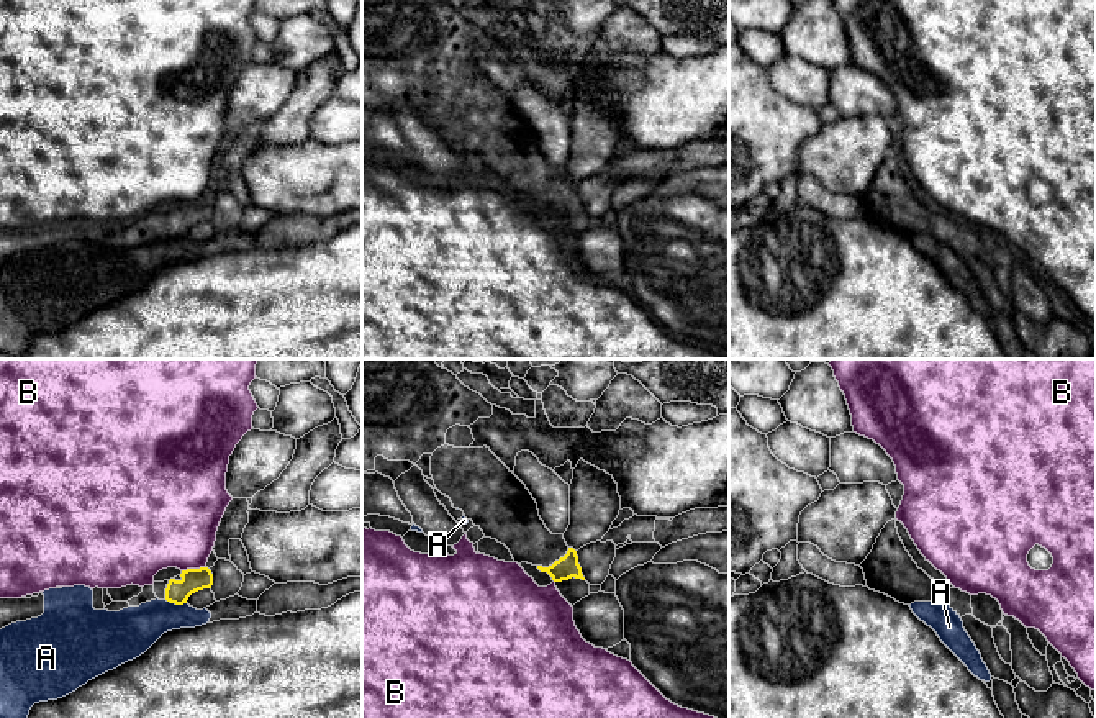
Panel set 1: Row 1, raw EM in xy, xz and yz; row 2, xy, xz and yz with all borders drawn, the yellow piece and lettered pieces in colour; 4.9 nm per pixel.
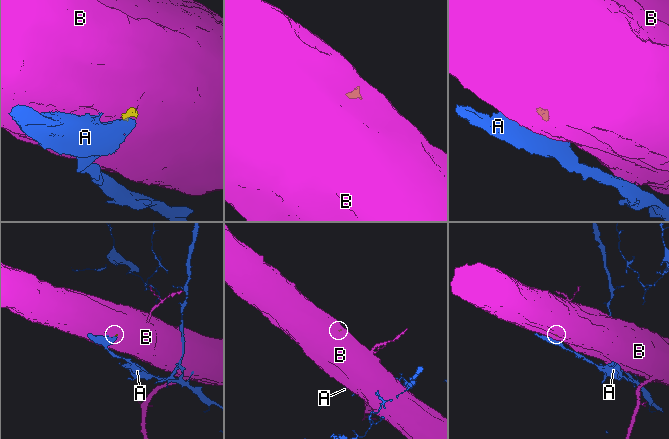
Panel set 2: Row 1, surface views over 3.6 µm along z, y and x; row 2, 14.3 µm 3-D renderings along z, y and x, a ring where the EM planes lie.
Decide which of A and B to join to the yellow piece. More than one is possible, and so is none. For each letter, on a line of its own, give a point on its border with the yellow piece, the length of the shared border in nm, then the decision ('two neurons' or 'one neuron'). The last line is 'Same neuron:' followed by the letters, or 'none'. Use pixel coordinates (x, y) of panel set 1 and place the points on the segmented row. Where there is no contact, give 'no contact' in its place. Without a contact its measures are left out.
A: contact xy (176, 604); length 110 nm; two neurons
B: contact xy (194, 569); length 120 nm; two neurons
Same neuron: none

